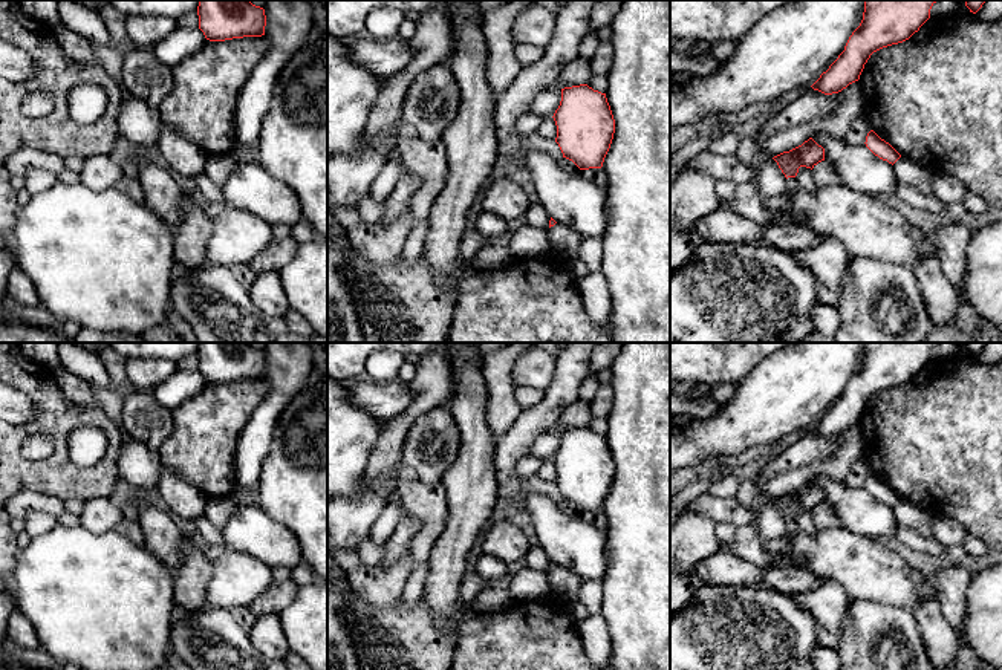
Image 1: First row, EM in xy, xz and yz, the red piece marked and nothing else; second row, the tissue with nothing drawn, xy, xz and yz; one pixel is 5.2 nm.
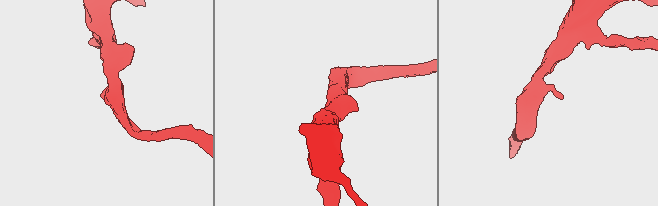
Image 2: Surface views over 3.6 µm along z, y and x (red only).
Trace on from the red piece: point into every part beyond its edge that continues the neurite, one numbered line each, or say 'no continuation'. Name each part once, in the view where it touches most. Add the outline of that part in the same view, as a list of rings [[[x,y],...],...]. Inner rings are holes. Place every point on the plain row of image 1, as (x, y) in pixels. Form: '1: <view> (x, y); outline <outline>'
1: yz (909, 514); outline [[[901,499],[895,506],[895,517],[900,525],[918,531],[921,535],[933,538],[933,520],[935,517],[919,508],[918,505]]]

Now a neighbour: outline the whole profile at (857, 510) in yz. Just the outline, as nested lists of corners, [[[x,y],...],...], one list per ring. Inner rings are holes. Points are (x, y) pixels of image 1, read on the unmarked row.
[[[821,474],[812,482],[825,491],[825,503],[843,528],[869,538],[895,537],[898,522],[893,508],[875,499],[866,486],[851,488],[843,480]]]

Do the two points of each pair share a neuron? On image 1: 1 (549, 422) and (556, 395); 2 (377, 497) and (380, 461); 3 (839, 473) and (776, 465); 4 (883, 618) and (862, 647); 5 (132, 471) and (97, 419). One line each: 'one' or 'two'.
1: one
2: one
3: two
4: one
5: two

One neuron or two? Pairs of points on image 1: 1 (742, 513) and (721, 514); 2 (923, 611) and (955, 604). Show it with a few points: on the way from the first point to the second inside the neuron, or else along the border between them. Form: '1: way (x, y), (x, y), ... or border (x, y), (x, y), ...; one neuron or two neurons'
1: way (738, 513), (725, 513); one neuron
2: border (936, 597), (941, 614), (959, 638); two neurons

